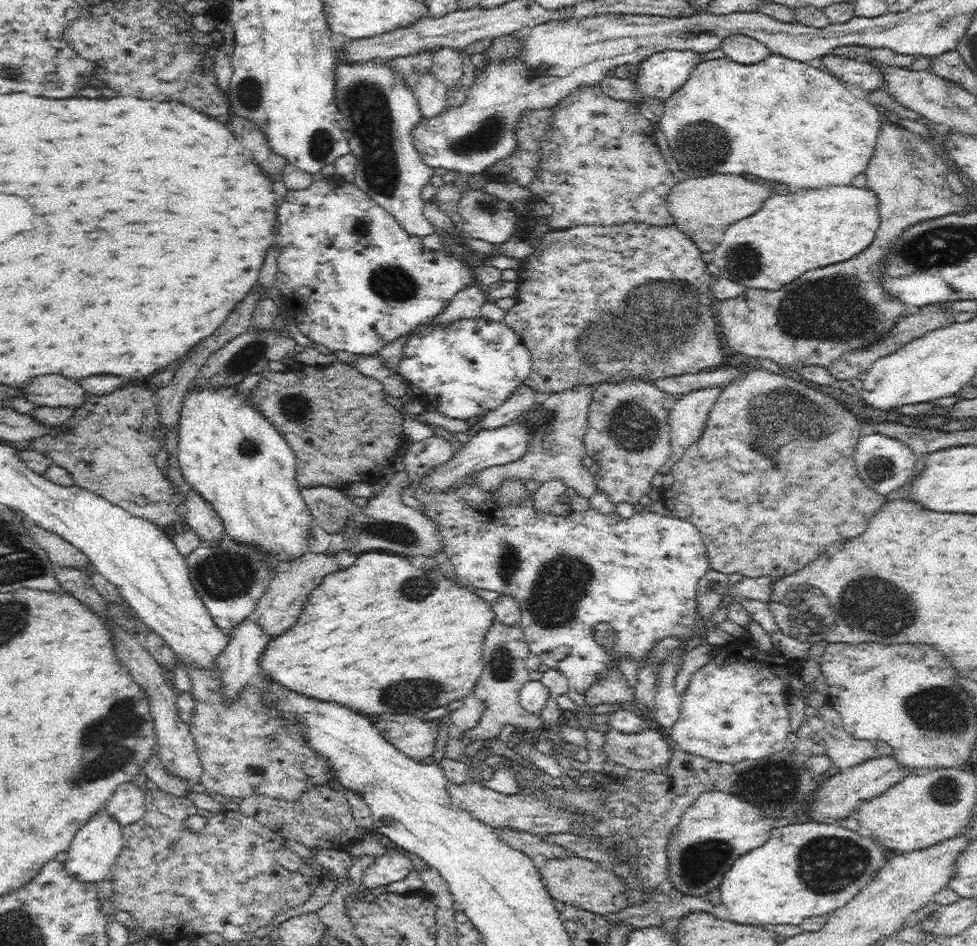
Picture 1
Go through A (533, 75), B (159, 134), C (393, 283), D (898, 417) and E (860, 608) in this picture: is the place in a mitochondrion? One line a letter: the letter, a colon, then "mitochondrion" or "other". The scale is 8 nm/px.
A: mitochondrion
B: other
C: mitochondrion
D: other
E: mitochondrion

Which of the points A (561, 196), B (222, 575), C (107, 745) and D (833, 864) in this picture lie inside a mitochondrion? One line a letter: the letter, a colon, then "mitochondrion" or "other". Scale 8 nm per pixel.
A: other
B: mitochondrion
C: mitochondrion
D: mitochondrion

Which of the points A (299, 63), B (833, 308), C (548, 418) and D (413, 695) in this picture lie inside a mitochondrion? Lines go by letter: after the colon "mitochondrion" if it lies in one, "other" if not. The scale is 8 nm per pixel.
A: other
B: mitochondrion
C: mitochondrion
D: mitochondrion

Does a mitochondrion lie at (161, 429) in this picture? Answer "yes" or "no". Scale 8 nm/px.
no

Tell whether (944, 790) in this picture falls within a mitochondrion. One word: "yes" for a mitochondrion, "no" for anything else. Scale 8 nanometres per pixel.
yes

